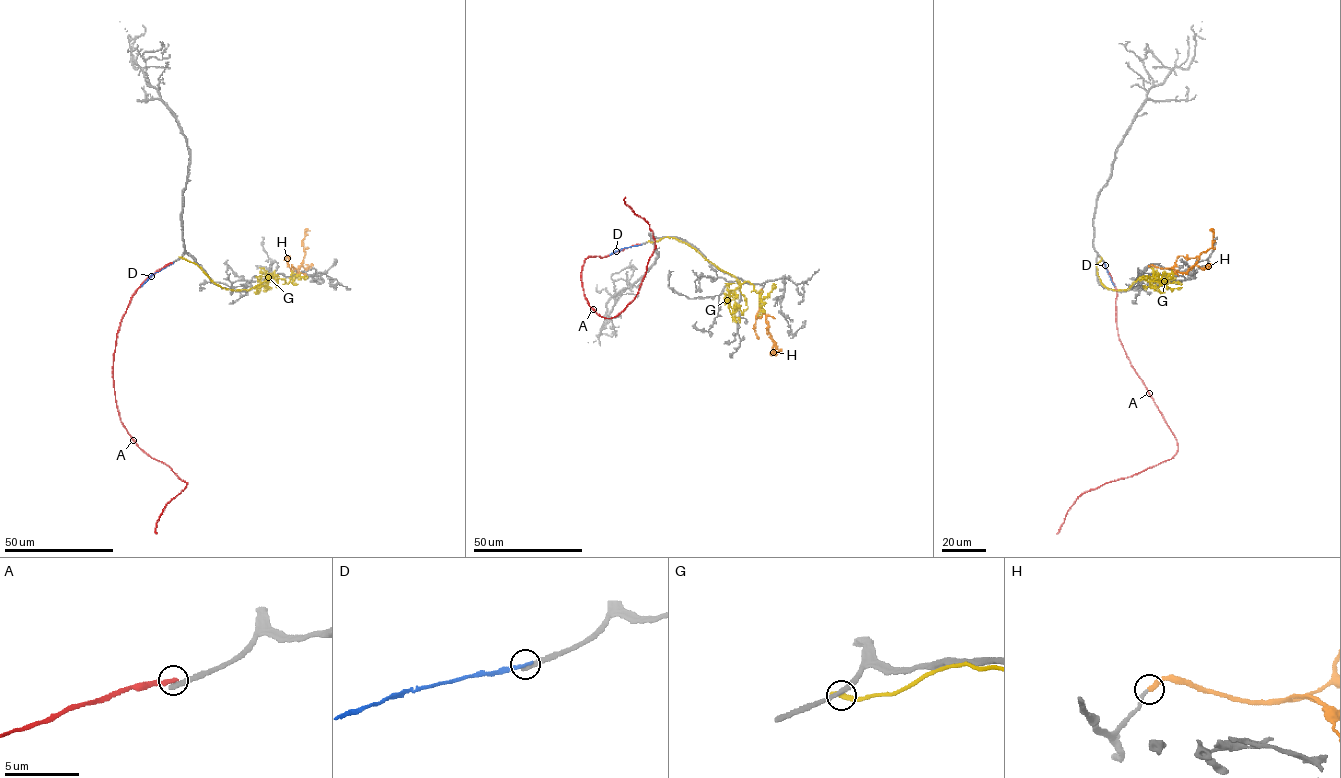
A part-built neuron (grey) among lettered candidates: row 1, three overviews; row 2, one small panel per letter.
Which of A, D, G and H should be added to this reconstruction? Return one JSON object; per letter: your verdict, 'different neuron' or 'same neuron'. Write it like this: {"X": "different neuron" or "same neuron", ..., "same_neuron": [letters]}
{"A": "different neuron", "D": "different neuron", "G": "different neuron", "H": "same neuron", "same_neuron": ["H"]}

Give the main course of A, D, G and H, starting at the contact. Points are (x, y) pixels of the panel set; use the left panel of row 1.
A: (172, 262), (133, 295), (120, 323), (113, 368), (121, 422), (138, 446), (186, 483), (162, 511), (157, 534)
D: (172, 263), (154, 273), (140, 286)
G: (180, 257), (196, 264), (226, 289), (249, 290), (272, 277), (293, 283), (294, 278), (305, 277)
H: (293, 267), (290, 268), (299, 272), (305, 254), (305, 232), (309, 231)

